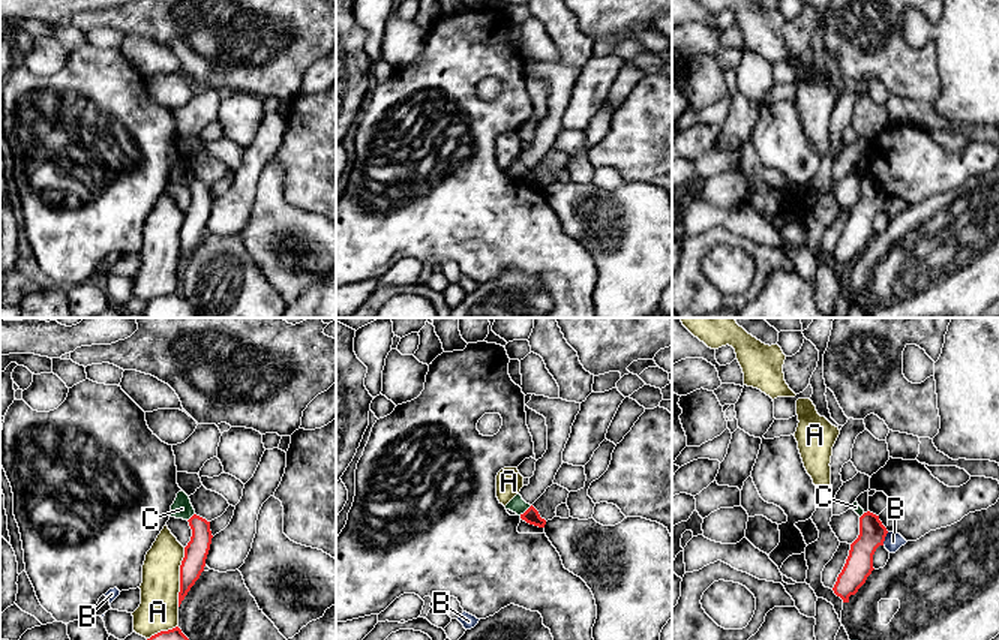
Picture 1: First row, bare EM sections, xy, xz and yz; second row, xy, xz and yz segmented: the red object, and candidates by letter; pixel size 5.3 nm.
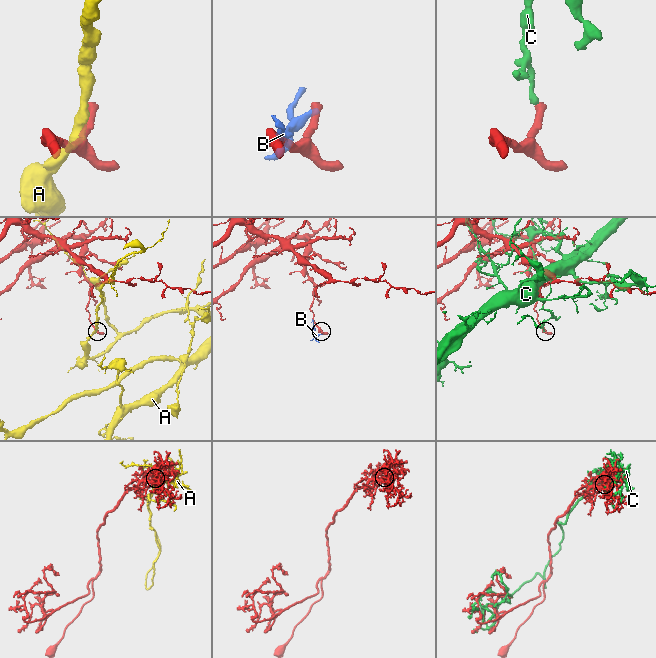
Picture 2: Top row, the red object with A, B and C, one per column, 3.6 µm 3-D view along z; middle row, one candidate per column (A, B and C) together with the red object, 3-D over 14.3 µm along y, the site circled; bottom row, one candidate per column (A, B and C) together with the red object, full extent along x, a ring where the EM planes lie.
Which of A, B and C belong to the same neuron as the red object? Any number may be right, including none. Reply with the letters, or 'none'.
none

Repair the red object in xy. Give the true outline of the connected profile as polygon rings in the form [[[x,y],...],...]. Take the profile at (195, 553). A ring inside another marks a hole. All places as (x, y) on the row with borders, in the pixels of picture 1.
[[[194,514],[188,522],[192,529],[192,537],[184,547],[184,558],[180,565],[178,607],[204,571],[206,559],[213,538],[210,522],[206,519]]]

